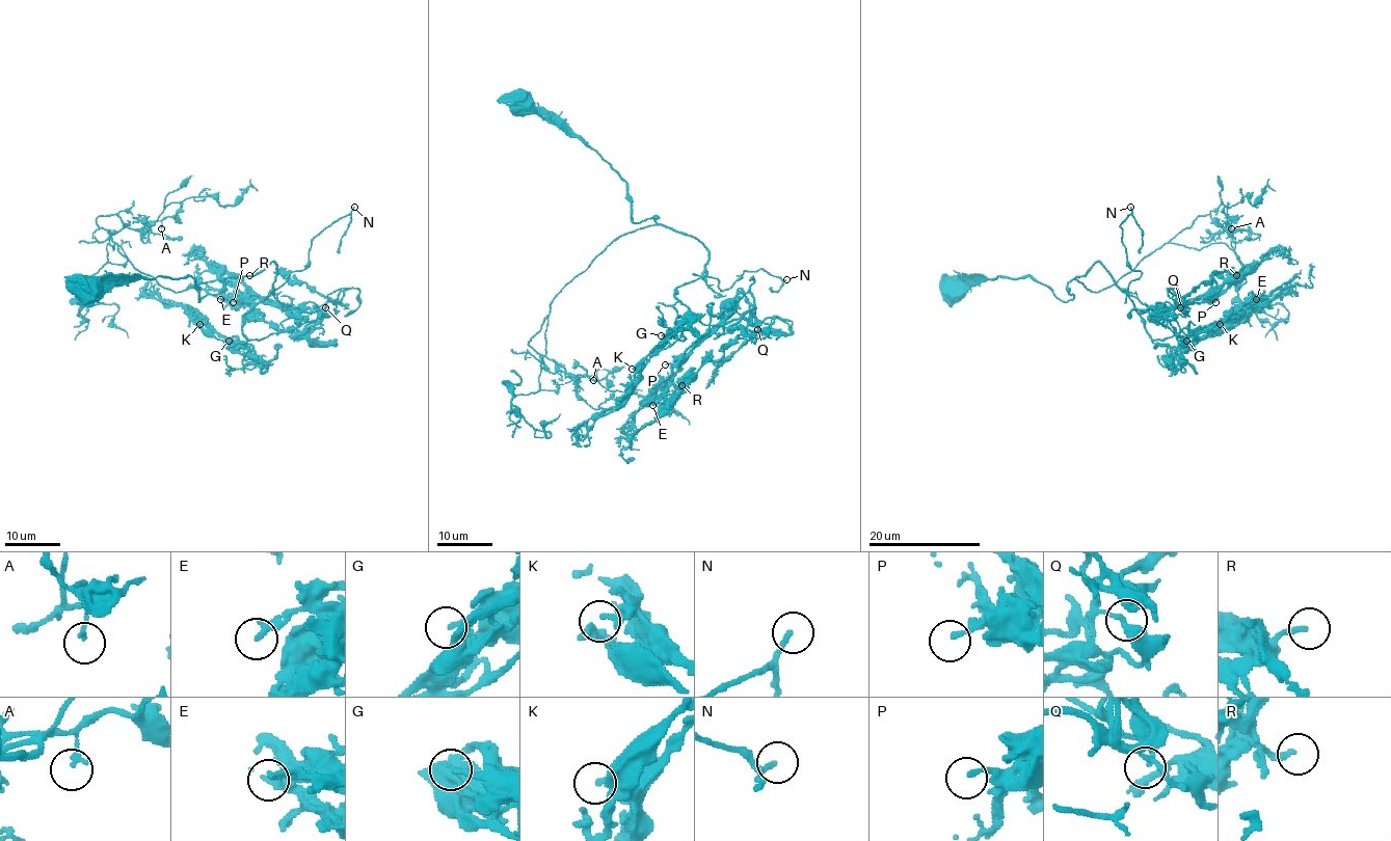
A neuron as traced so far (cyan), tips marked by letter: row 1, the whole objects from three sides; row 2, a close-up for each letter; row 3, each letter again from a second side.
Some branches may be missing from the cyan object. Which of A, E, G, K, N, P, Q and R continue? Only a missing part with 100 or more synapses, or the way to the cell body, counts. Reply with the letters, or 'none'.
N

